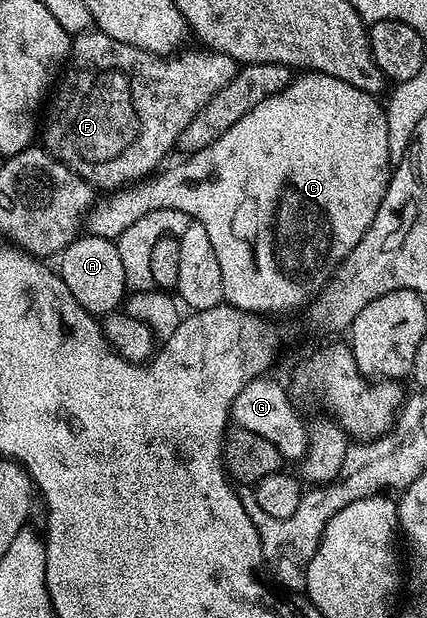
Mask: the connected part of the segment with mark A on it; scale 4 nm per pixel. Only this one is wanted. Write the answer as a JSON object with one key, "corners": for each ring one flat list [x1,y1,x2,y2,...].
{"corners":[[88,232,82,233,61,251,59,261,59,273,63,284,71,288,71,296,75,296,79,304,83,304,88,314,108,316,126,301,123,260,119,260,119,248,114,239,100,238]]}

